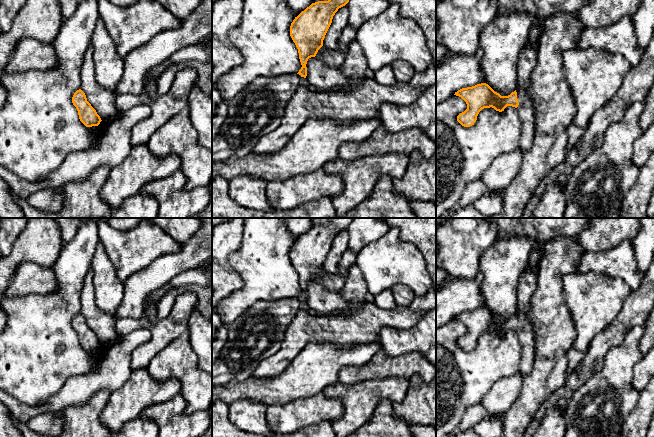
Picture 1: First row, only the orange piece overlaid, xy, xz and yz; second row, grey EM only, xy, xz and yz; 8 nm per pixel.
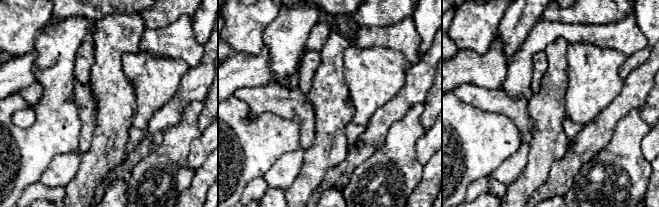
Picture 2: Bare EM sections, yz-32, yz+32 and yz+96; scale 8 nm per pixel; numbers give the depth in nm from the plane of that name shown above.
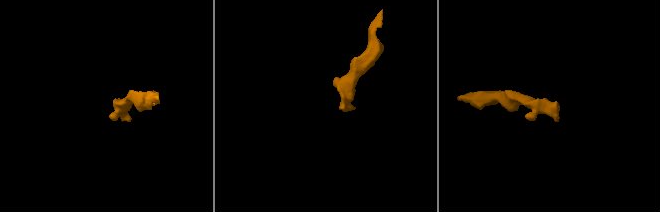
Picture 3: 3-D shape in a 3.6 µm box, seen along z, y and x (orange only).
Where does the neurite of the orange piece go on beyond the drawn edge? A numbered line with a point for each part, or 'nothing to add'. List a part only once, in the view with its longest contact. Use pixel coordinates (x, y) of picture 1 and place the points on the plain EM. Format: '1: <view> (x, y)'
1: yz (526, 335)

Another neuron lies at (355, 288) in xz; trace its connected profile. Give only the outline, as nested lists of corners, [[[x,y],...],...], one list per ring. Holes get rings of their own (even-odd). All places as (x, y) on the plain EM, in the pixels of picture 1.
[[[356,263],[349,268],[346,282],[340,293],[344,298],[345,305],[343,308],[336,311],[329,313],[318,313],[312,310],[307,302],[304,301],[301,302],[300,309],[313,315],[331,316],[348,313],[350,310],[363,305],[366,302],[364,297],[368,293],[368,288],[365,278]]]

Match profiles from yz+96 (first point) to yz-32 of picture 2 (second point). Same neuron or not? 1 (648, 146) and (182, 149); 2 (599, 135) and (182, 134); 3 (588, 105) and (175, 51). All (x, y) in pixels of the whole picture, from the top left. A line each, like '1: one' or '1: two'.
1: two
2: two
3: two

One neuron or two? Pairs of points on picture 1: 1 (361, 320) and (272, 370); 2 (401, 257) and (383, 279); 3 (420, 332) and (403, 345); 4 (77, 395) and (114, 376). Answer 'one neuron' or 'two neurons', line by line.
1: one neuron
2: one neuron
3: one neuron
4: one neuron

